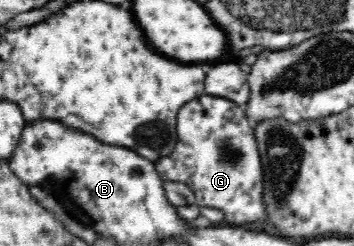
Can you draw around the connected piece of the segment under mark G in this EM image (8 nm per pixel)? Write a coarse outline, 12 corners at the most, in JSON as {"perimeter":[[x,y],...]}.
{"perimeter":[[207,93],[177,111],[154,164],[199,207],[263,221],[263,166],[245,110]]}

